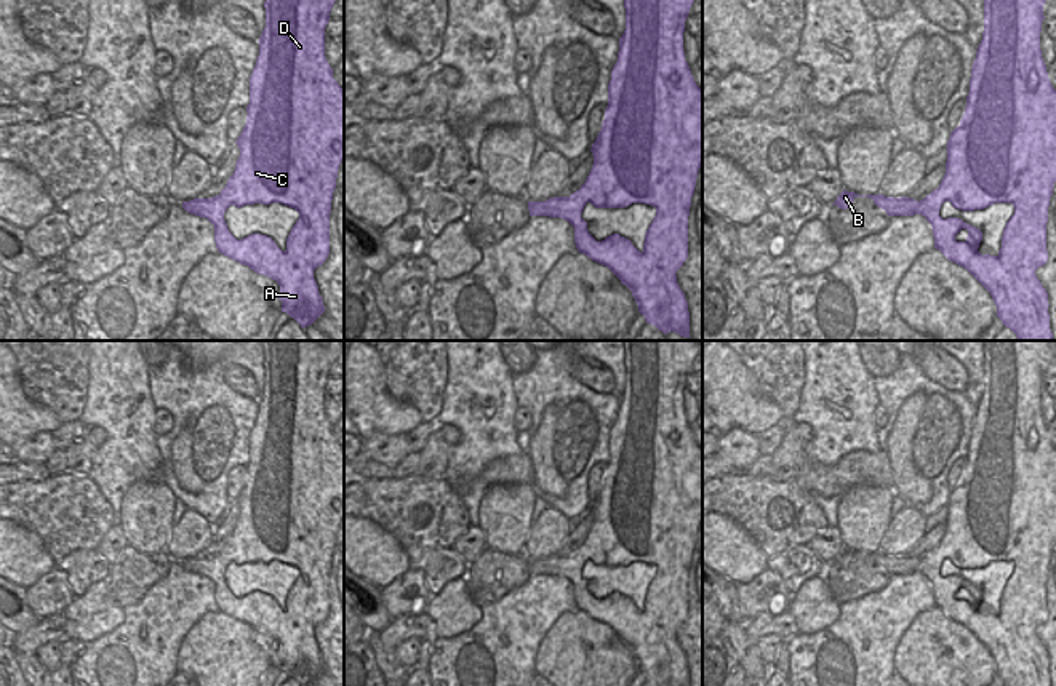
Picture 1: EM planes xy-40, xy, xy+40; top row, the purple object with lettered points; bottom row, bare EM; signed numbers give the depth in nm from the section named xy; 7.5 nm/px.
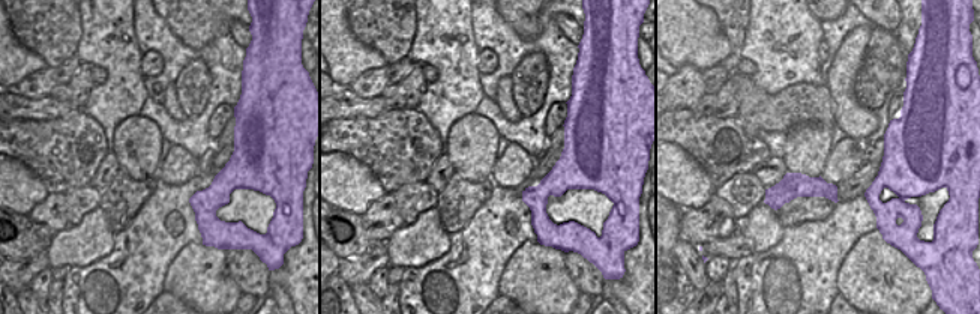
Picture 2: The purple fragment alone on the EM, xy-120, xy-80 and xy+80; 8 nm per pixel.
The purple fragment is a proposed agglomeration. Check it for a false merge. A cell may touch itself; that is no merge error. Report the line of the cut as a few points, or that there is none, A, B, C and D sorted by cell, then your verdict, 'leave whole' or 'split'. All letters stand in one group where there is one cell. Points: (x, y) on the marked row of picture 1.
no cut; A B C D; leave whole

